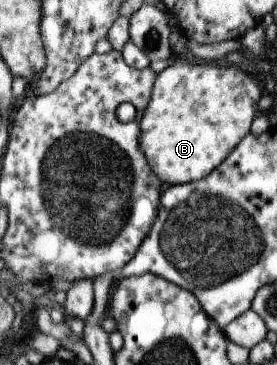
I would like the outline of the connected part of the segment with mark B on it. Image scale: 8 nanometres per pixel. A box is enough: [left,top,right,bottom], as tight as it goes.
[137,58,260,186]

